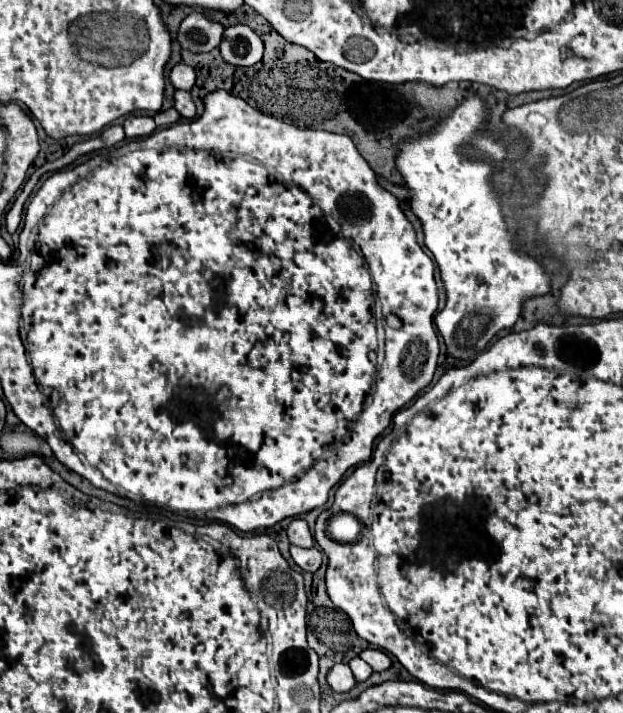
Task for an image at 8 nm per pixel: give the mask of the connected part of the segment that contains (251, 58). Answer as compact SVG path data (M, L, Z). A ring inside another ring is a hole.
M238 23L224 31L220 53L230 65L250 67L262 59L264 43L248 25Z

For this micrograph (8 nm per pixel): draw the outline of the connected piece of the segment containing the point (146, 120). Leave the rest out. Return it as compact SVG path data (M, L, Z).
M130 115L124 121L124 131L128 139L142 139L148 137L156 129L156 123L150 115Z

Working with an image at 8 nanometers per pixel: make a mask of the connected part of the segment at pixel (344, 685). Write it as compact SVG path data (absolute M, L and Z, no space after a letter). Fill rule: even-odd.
M338 663L328 673L328 685L336 693L348 693L356 685L356 679L354 679L354 675L346 663Z

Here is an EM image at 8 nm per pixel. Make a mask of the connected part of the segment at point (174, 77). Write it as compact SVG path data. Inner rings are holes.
M178 63L172 71L170 71L170 81L176 89L184 89L190 91L194 87L196 81L196 73L192 67L188 67L186 63Z

